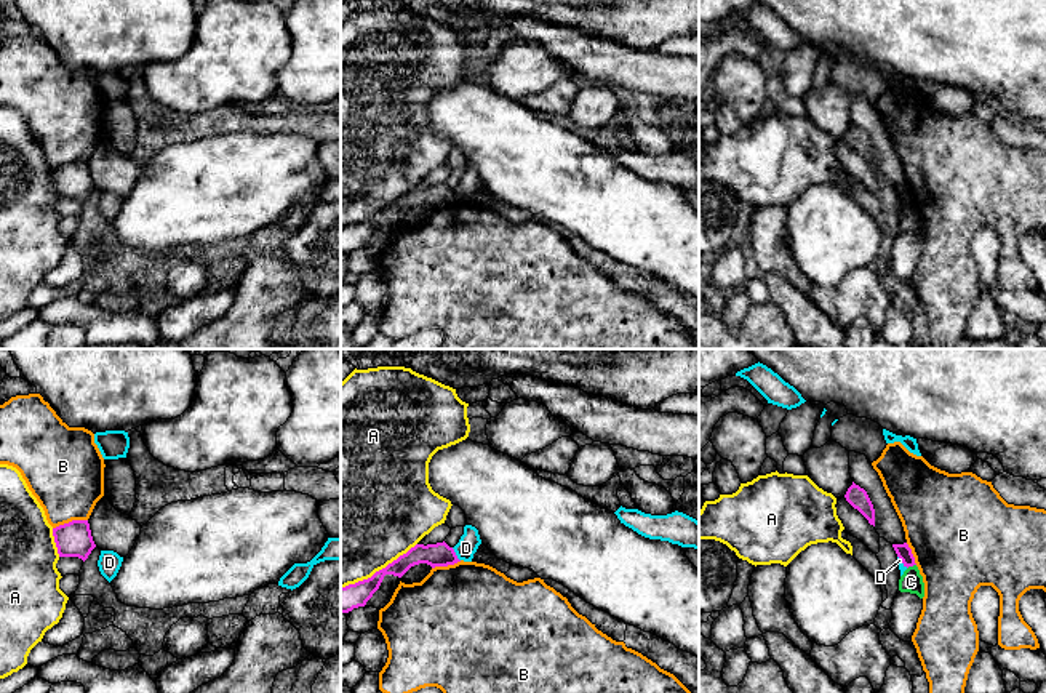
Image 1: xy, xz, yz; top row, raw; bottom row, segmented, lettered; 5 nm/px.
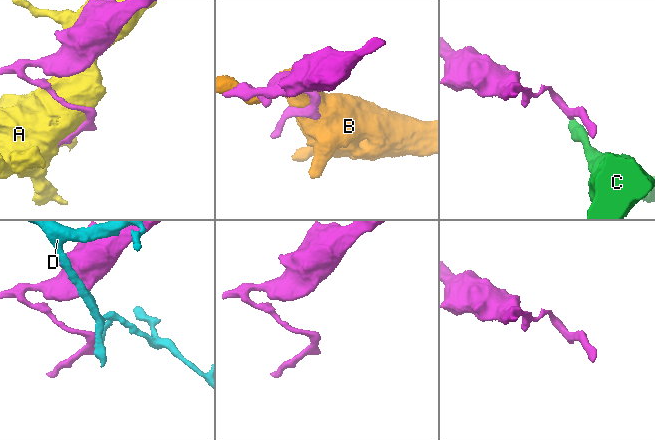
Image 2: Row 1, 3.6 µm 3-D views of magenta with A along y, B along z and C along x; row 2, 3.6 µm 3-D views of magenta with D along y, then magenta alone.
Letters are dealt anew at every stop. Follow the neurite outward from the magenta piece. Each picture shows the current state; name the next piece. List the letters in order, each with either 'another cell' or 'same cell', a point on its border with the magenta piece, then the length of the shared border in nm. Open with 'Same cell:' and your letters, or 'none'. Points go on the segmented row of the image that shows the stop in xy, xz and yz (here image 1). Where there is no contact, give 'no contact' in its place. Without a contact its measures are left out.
Same cell: none
A: another cell | xz (379, 570) | 440 nm
B: another cell | xy (69, 522) | 180 nm
C: another cell | yz (910, 565) | 50 nm
D: another cell | xz (455, 554) | 80 nm

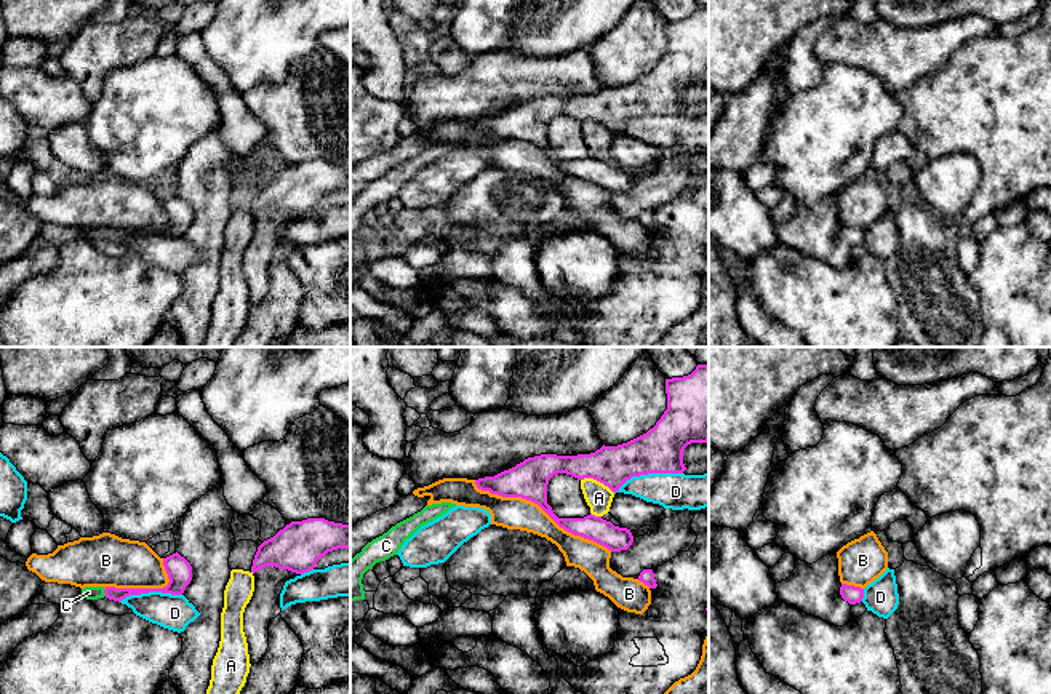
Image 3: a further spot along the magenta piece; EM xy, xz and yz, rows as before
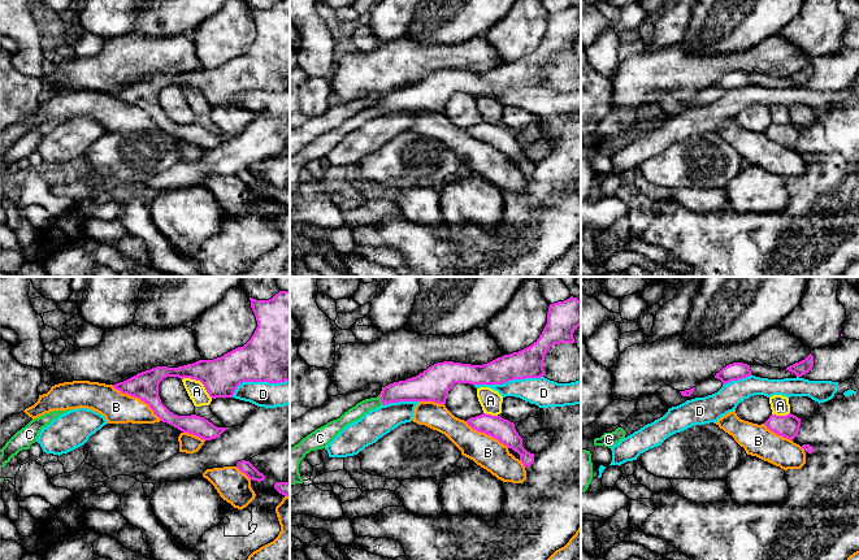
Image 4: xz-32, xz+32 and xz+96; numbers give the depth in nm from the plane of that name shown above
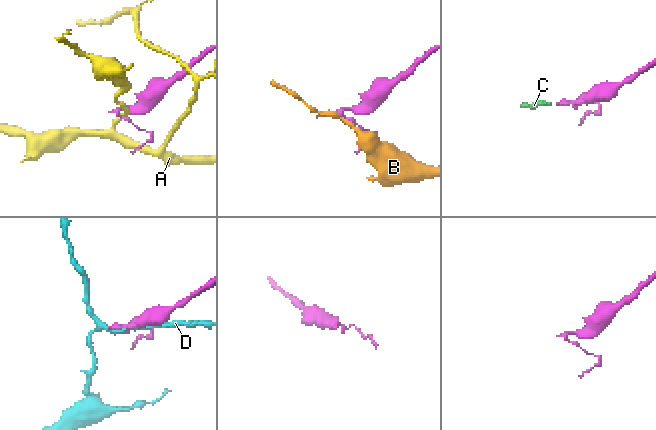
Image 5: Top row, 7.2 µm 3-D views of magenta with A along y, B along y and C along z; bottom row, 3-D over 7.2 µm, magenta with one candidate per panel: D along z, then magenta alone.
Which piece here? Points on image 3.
Same cell: C
A: another cell | xz (597, 480) | 180 nm
B: another cell | xz (541, 507) | 800 nm
C: same cell | xy (104, 592) | 40 nm
D: another cell | xz (648, 472) | 360 nm

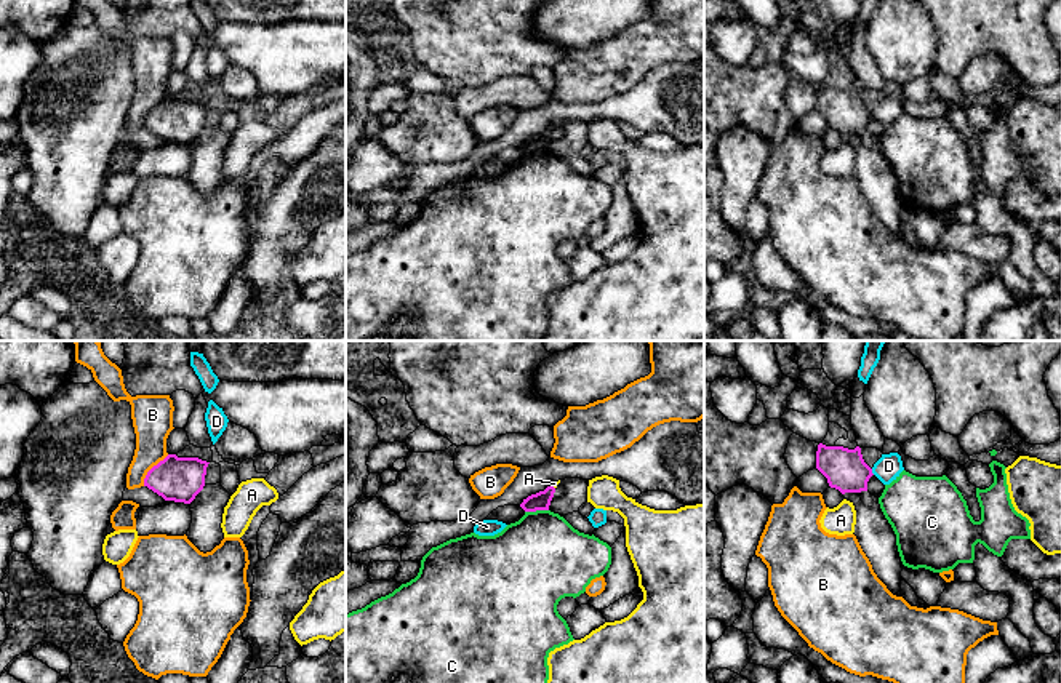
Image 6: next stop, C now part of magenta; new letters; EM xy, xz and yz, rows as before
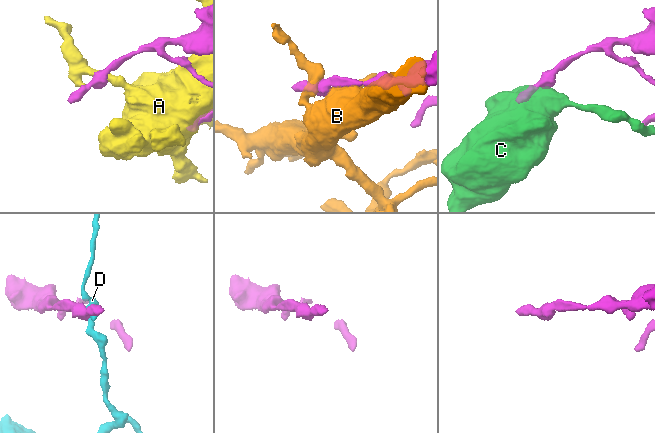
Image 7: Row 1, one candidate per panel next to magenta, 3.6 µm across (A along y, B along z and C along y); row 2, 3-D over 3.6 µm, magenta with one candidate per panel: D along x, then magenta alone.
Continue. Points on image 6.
Same cell: none
A: another cell | xz (552, 487) | 30 nm
B: another cell | xy (151, 469) | 200 nm
C: another cell | xz (536, 509) | 120 nm
D: another cell | yz (871, 472) | 40 nm

